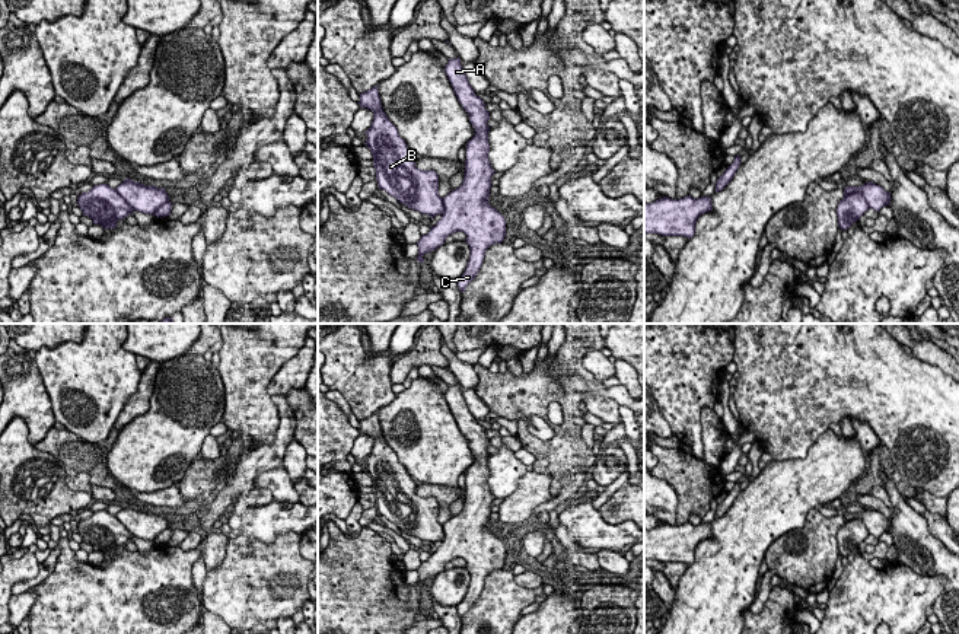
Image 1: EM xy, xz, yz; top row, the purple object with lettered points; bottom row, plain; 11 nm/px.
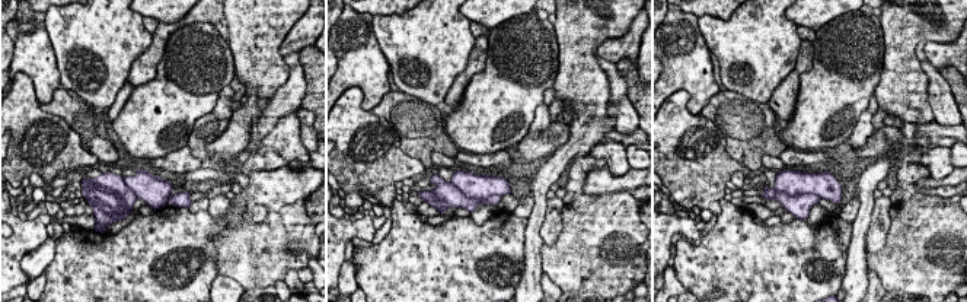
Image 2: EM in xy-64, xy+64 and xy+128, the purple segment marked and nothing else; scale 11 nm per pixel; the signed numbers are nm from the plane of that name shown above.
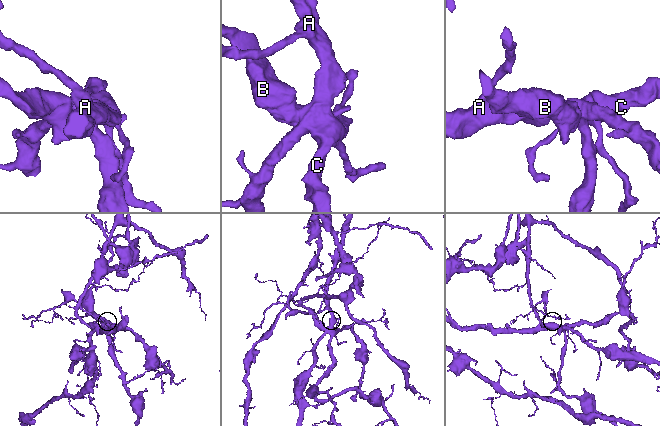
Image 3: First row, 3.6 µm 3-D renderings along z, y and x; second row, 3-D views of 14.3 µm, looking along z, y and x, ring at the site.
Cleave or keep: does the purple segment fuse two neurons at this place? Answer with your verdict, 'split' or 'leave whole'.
split

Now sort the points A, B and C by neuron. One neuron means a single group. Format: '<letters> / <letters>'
A C / B

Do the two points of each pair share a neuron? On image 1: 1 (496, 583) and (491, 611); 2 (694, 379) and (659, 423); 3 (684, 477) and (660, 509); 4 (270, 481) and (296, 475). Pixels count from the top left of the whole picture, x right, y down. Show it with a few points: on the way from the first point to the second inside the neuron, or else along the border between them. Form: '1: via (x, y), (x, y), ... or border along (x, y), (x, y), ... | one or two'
1: via (496, 591), (496, 604) | one
2: border along (659, 410), (674, 436) | two
3: border along (659, 477), (672, 487), (676, 496), (676, 523) | two
4: border along (282, 462), (293, 483) | two

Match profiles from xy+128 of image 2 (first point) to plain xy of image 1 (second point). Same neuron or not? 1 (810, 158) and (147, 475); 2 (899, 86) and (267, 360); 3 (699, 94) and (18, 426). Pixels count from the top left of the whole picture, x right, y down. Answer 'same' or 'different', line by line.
1: different
2: same
3: different

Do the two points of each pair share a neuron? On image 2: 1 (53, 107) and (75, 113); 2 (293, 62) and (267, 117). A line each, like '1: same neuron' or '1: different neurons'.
1: same neuron
2: same neuron

